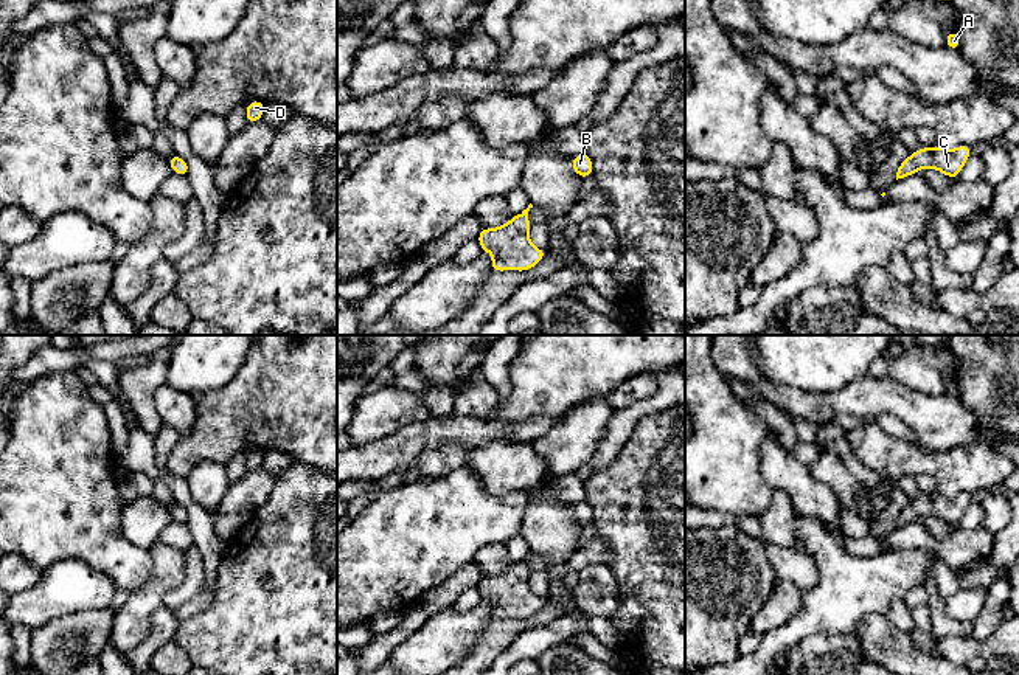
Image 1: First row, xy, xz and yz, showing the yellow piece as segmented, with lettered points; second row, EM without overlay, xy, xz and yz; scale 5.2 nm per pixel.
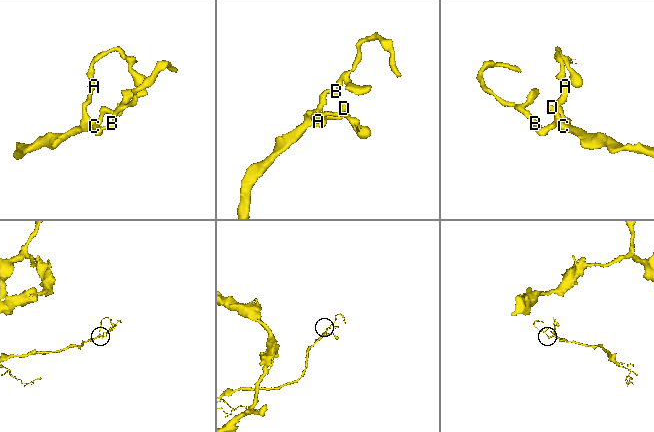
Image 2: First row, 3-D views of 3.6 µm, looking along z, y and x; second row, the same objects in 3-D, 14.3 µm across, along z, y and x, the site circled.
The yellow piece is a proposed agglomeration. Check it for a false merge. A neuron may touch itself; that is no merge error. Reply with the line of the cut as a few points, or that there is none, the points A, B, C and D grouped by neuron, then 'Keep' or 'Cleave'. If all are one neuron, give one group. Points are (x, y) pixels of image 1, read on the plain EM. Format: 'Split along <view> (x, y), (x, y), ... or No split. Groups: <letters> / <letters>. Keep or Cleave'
No split. Groups: A B C D. Keep

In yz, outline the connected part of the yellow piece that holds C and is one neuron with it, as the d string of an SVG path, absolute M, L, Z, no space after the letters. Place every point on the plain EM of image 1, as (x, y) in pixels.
M966 492L952 498L943 497L940 493L932 497L921 493L913 503L909 503L899 512L896 528L918 521L921 515L934 515L951 526L957 526L971 500L972 495Z

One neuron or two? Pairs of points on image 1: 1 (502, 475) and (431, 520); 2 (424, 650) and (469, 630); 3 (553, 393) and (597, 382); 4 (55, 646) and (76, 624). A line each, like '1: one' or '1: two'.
1: two
2: one
3: one
4: one

